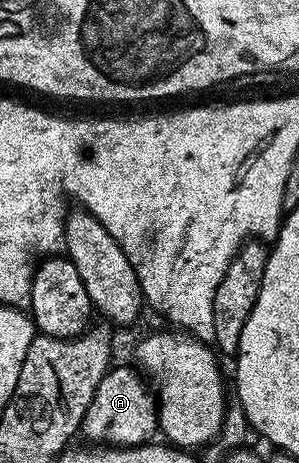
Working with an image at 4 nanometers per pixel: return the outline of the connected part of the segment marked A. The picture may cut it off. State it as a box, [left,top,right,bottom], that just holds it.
[83,366,158,447]

